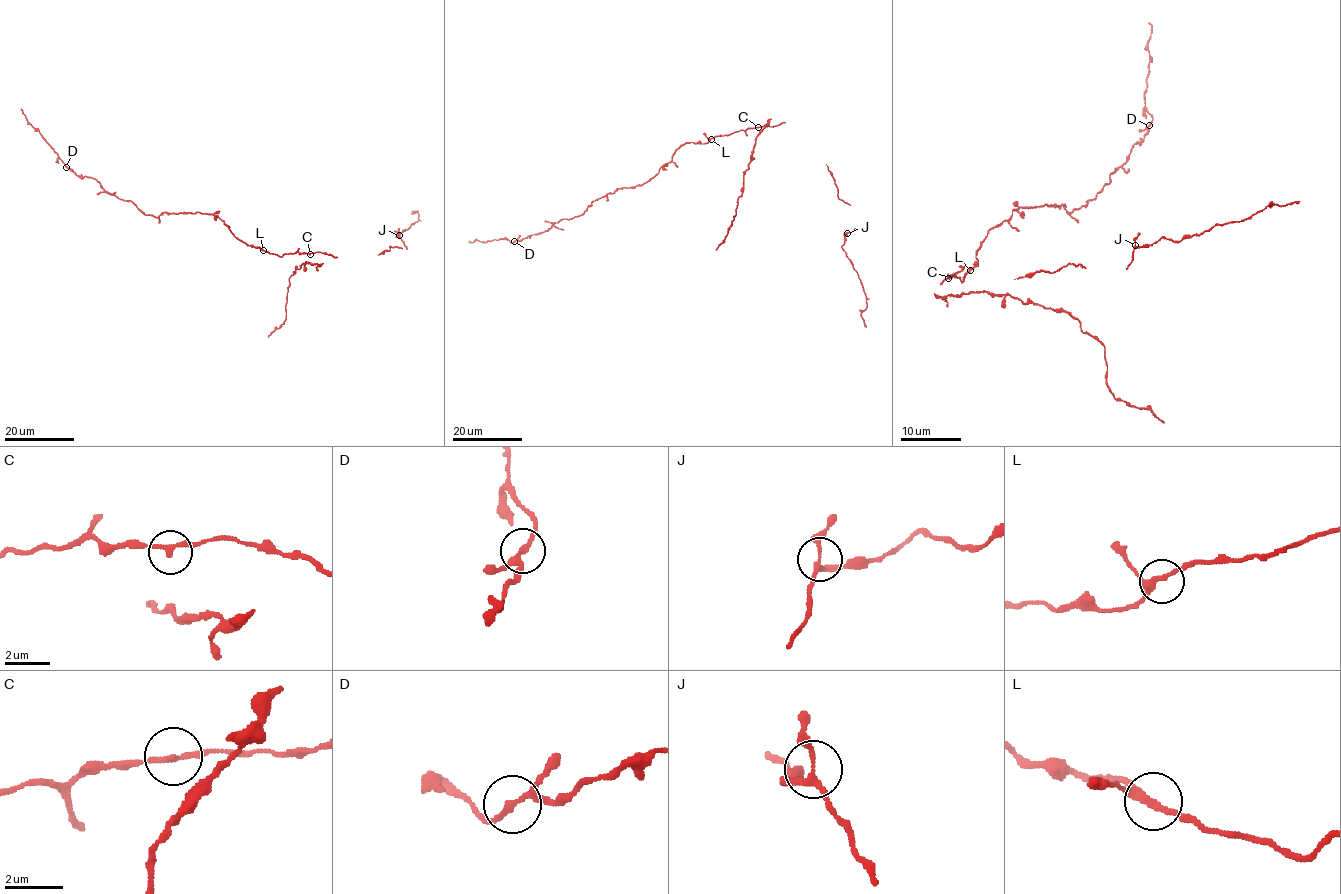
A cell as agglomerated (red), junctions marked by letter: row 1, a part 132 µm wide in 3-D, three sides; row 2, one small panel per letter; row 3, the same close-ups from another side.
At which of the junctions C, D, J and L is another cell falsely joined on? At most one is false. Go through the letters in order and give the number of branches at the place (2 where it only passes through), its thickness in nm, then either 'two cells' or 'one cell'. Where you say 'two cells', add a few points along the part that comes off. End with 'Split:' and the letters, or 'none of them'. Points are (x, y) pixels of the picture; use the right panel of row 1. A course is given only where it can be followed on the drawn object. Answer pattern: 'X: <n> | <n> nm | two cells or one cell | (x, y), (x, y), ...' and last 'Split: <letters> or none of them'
C: 2 | 190 nm | one cell
D: 3 | 170 nm | one cell
J: 3 | 180 nm | one cell
L: 3 | 240 nm | one cell
Split: none of them

